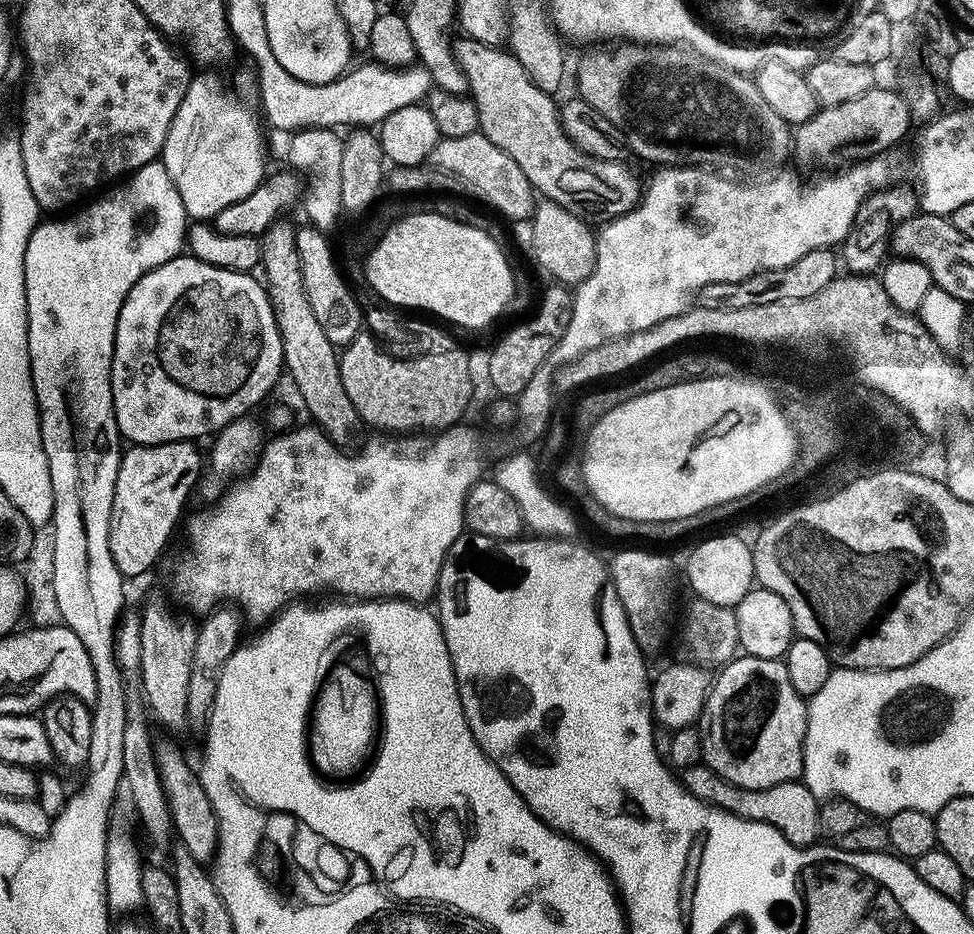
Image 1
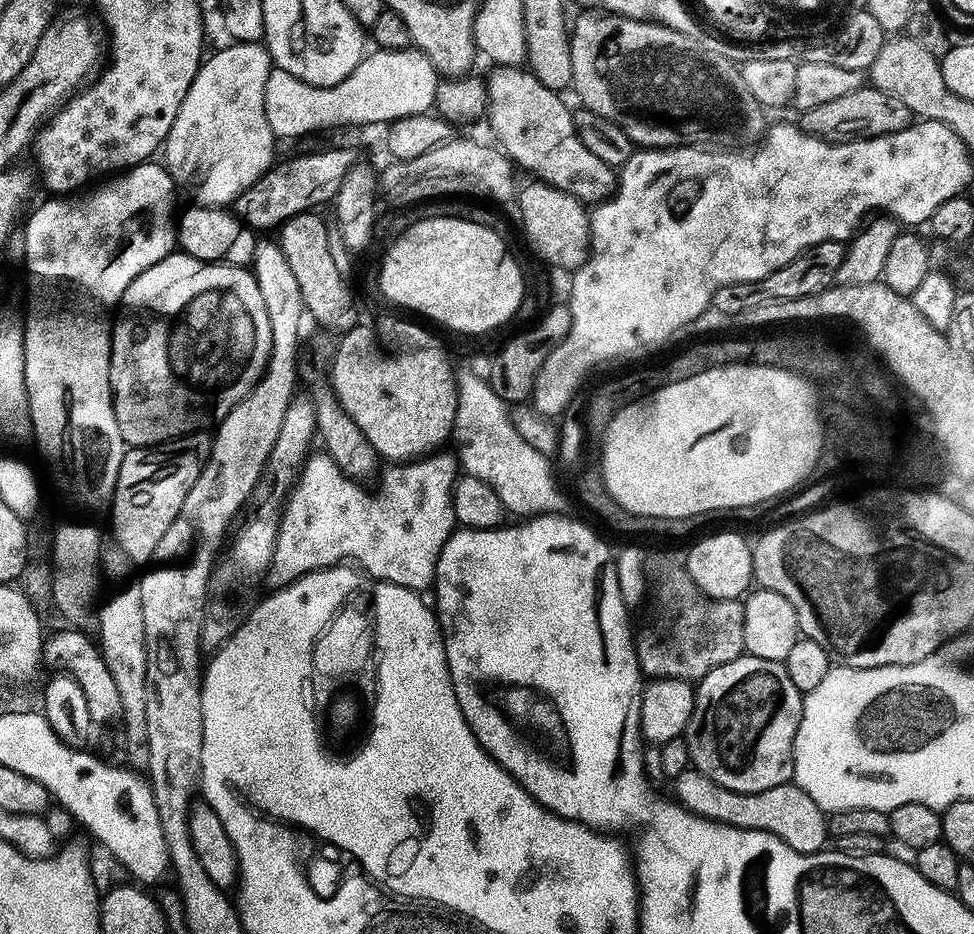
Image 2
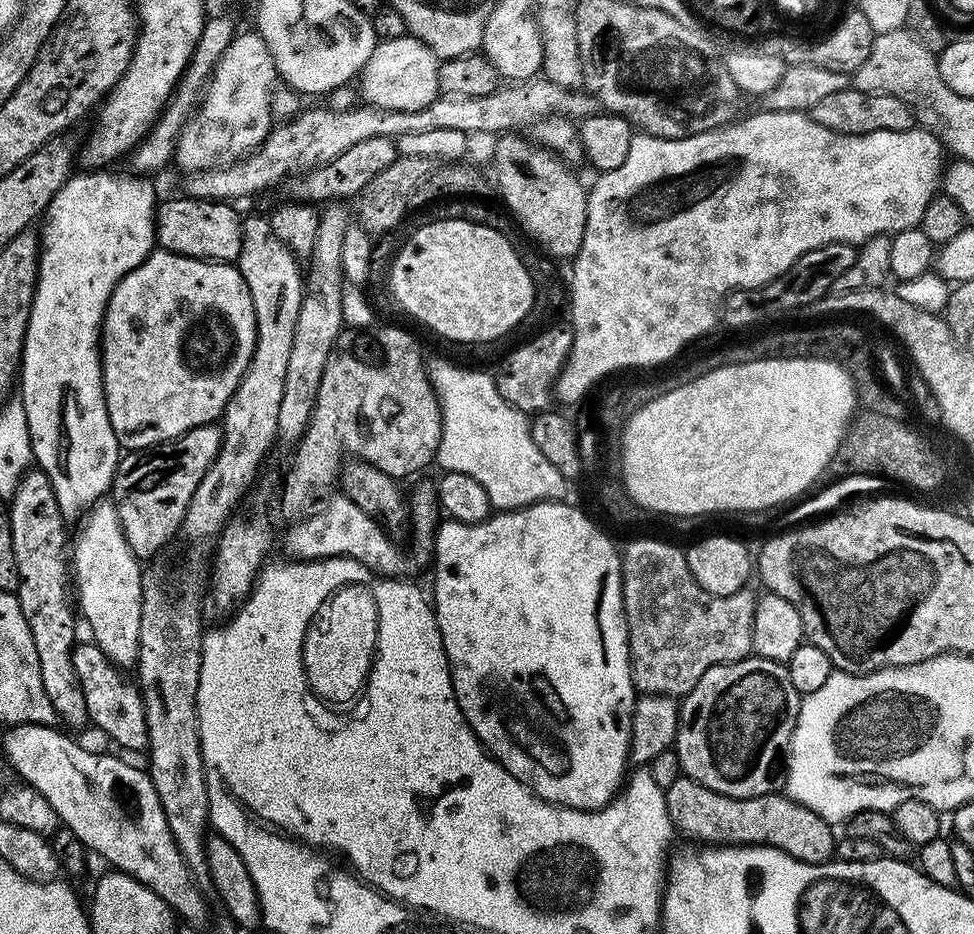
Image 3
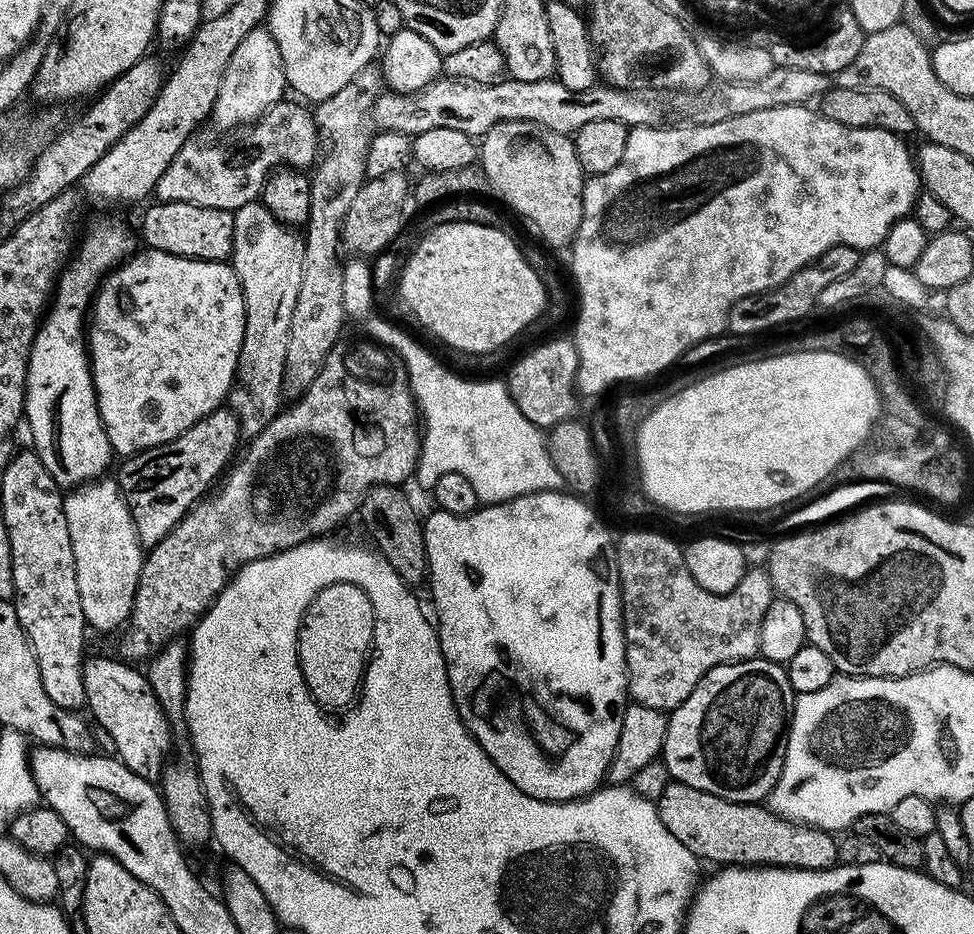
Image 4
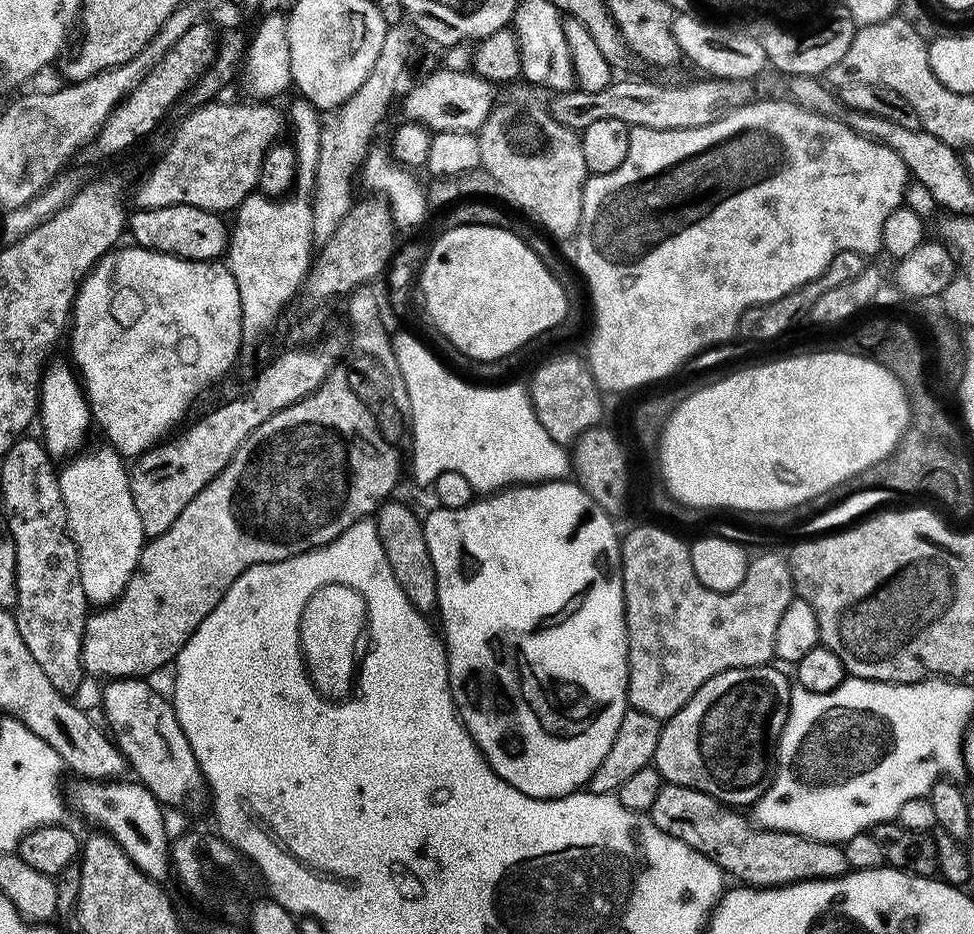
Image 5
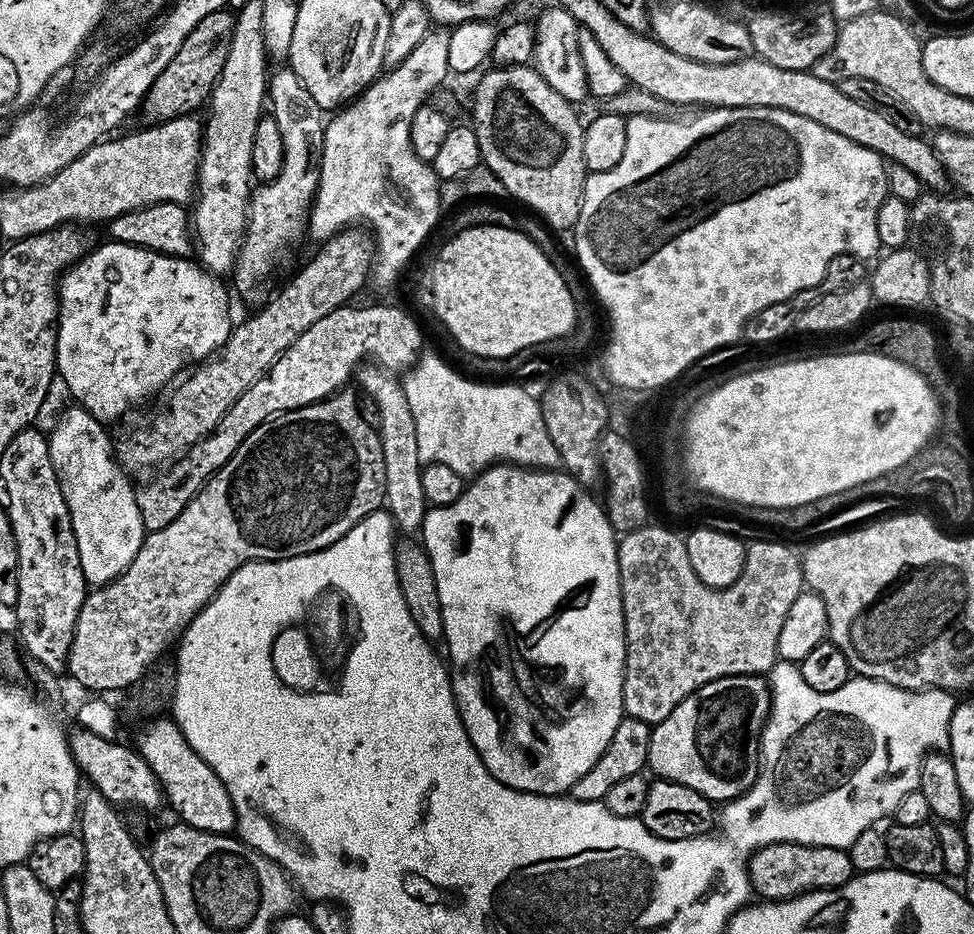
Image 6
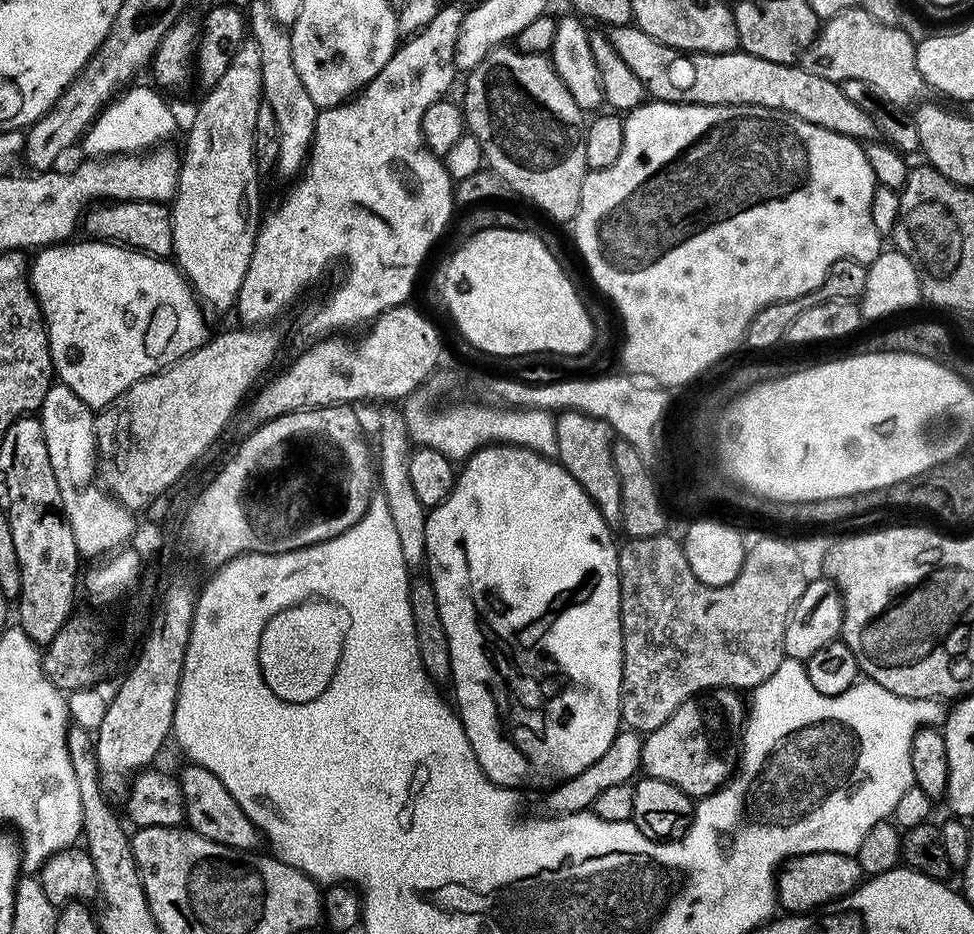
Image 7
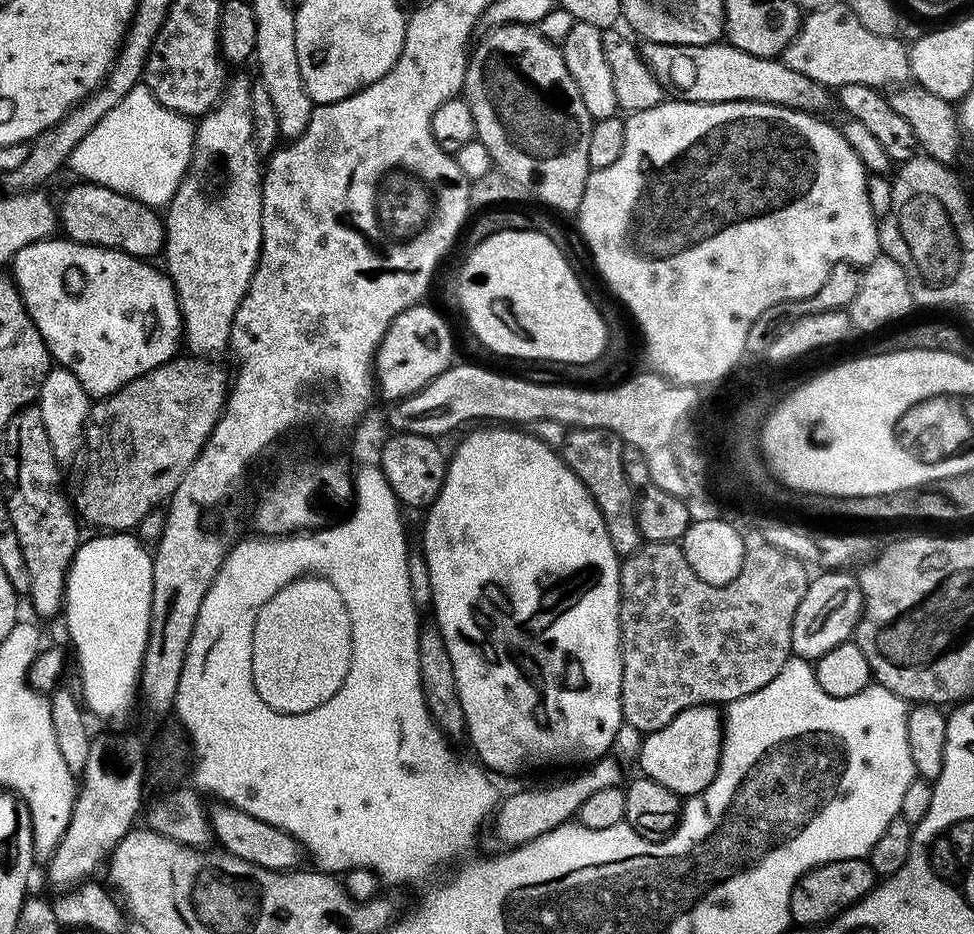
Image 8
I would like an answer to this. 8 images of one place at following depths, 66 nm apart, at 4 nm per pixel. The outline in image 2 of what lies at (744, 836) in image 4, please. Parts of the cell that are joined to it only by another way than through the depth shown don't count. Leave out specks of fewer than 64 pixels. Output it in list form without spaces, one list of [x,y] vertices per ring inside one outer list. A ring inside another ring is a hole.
[[[688,767],[682,774],[674,777],[676,796],[680,807],[693,812],[695,816],[709,816],[722,824],[733,824],[735,828],[753,828],[759,832],[769,832],[778,837],[786,846],[796,852],[810,856],[825,851],[829,817],[795,782],[774,786],[761,792],[731,792],[725,788],[710,787],[706,774]],[[708,788],[710,789],[708,792]]]

